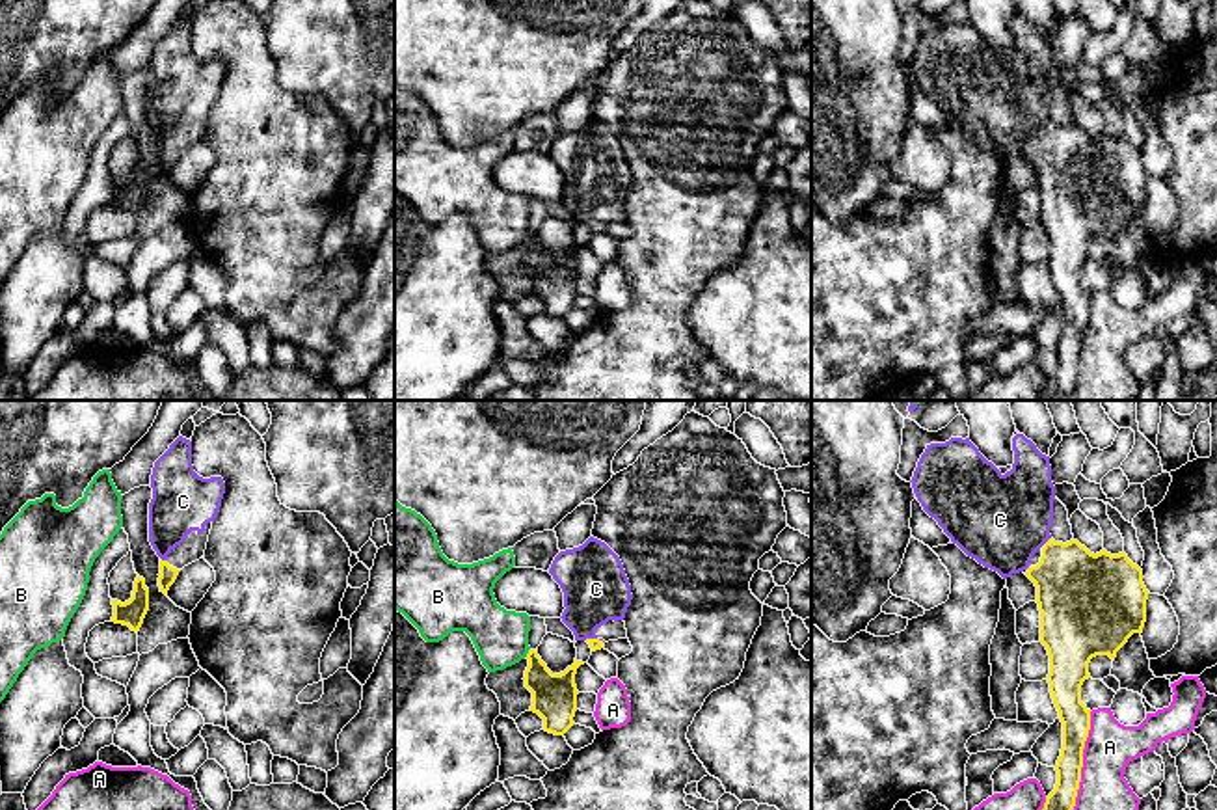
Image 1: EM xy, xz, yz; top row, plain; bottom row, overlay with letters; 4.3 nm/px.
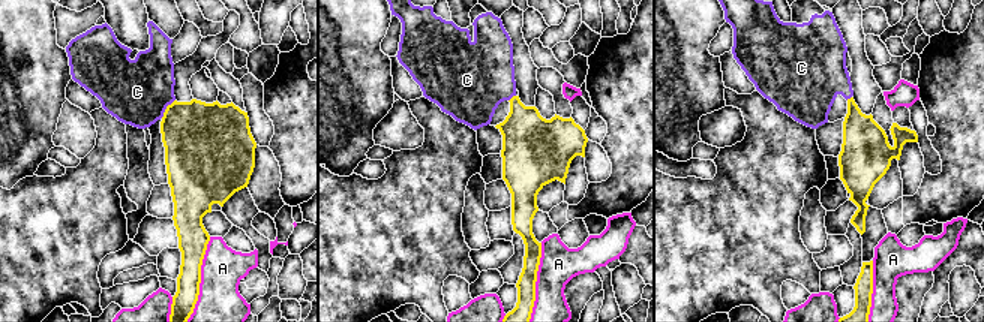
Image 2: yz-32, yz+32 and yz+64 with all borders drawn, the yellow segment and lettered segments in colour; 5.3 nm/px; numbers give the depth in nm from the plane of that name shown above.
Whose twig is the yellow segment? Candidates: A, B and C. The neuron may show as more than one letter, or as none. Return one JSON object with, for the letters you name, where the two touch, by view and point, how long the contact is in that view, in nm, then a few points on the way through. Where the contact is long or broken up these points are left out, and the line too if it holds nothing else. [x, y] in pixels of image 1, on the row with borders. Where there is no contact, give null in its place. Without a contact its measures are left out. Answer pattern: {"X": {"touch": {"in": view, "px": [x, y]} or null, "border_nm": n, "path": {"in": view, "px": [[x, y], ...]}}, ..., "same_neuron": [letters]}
{"C": {"touch": {"in": "yz", "px": [1048, 540]}, "border_nm": 50, "path": {"in": "yz", "px": [[1076, 591], [1048, 540], [1000, 520]]}}, "same_neuron": ["C"]}

